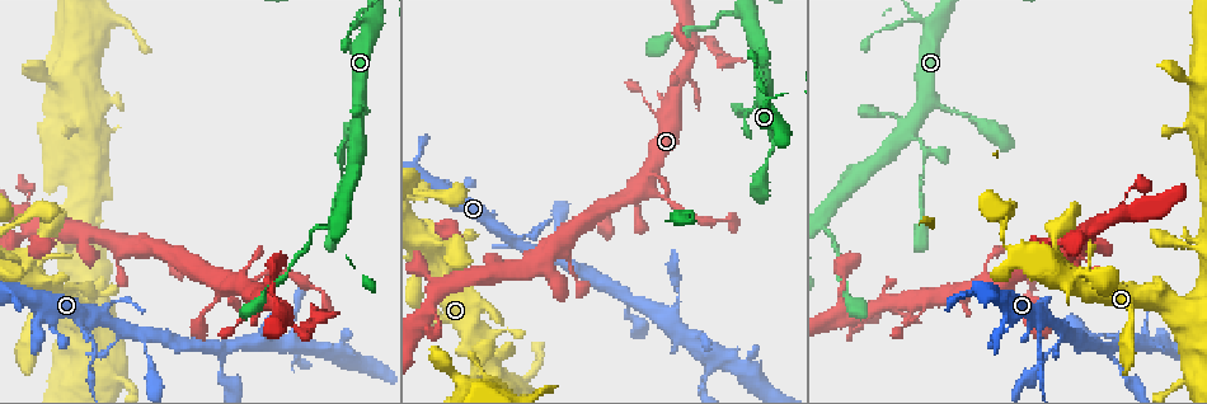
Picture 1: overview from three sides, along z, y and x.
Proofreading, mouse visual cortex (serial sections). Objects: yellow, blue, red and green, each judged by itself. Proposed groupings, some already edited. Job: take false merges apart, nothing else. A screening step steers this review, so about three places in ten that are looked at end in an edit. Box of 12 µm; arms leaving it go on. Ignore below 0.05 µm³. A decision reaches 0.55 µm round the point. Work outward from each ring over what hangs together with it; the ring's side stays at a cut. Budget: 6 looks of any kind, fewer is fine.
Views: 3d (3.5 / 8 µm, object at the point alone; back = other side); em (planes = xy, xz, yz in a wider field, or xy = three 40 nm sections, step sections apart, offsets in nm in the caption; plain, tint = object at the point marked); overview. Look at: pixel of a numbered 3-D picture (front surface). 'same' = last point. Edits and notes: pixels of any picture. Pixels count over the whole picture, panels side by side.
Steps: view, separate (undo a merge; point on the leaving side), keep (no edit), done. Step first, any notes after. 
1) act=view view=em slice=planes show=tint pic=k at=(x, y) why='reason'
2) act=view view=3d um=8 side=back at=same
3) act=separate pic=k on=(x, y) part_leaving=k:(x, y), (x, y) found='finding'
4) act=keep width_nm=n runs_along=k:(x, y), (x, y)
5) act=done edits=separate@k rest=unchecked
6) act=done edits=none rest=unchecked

act=view view=3d um=8 pic=1 at=(696, 43) why='four or more arms meet'

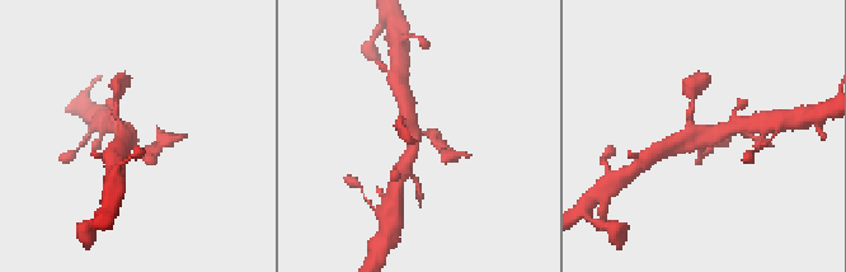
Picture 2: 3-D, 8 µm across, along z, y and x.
act=view view=3d um=3.5 pic=2 at=(132, 131)

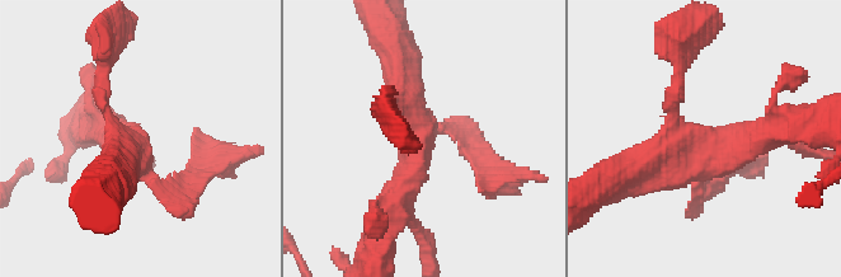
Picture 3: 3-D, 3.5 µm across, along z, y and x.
act=separate pic=3 on=(479, 141) found='a second cell is stuck on'

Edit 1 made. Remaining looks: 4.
act=view view=3d um=3.5 pic=1 at=(295, 315)

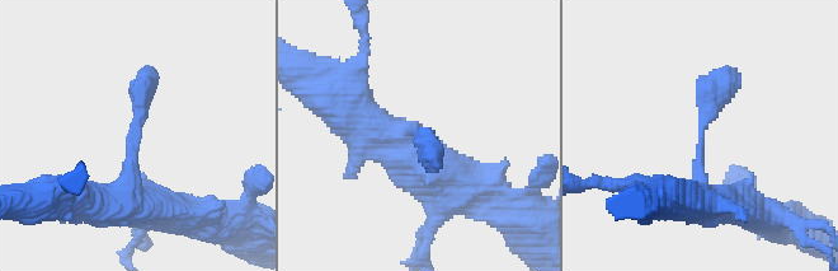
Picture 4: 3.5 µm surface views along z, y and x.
act=view view=em slice=xy step=2 show=tint pic=4 at=(128, 134) why='need the tissue'

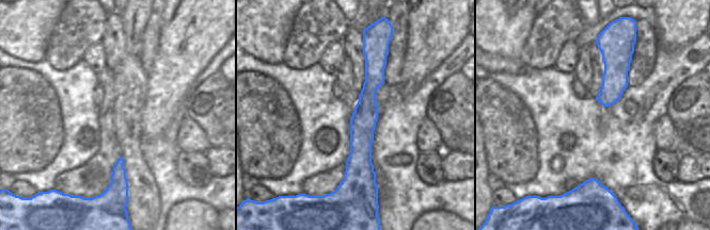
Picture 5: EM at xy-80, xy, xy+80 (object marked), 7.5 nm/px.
act=keep width_nm=190 runs_along=5:(369, 45), (359, 171), (347, 184) found='continuous, no second cell'

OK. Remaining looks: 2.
act=view view=3d um=3.5 pic=1 at=(766, 107) why='sharp bend'

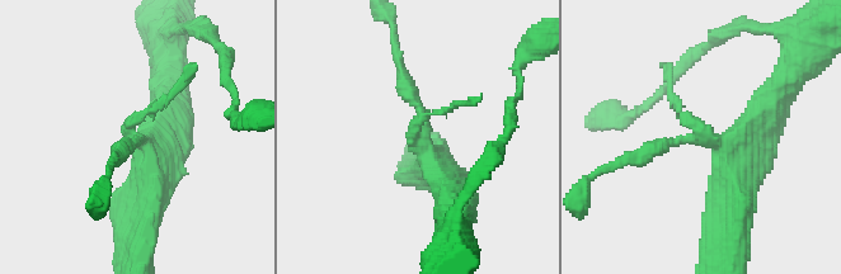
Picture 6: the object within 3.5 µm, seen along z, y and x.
act=view view=em slice=planes show=tint pic=6 at=(706, 135) why='need the tissue'

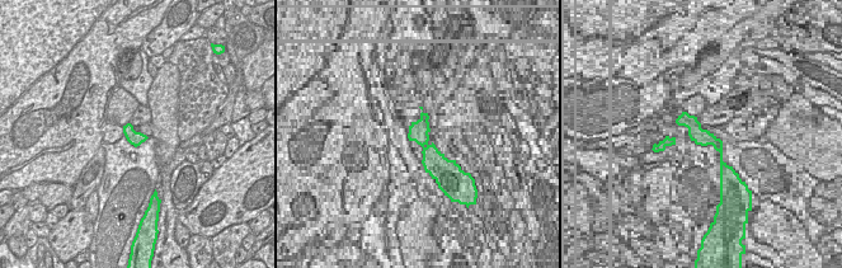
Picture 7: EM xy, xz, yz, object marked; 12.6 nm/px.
act=keep width_nm=180 runs_along=6:(736, 192), (733, 152), (706, 141), (671, 90) found='continuous, no second cell'

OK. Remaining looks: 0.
act=done edits=separate@3 rest=unchecked

